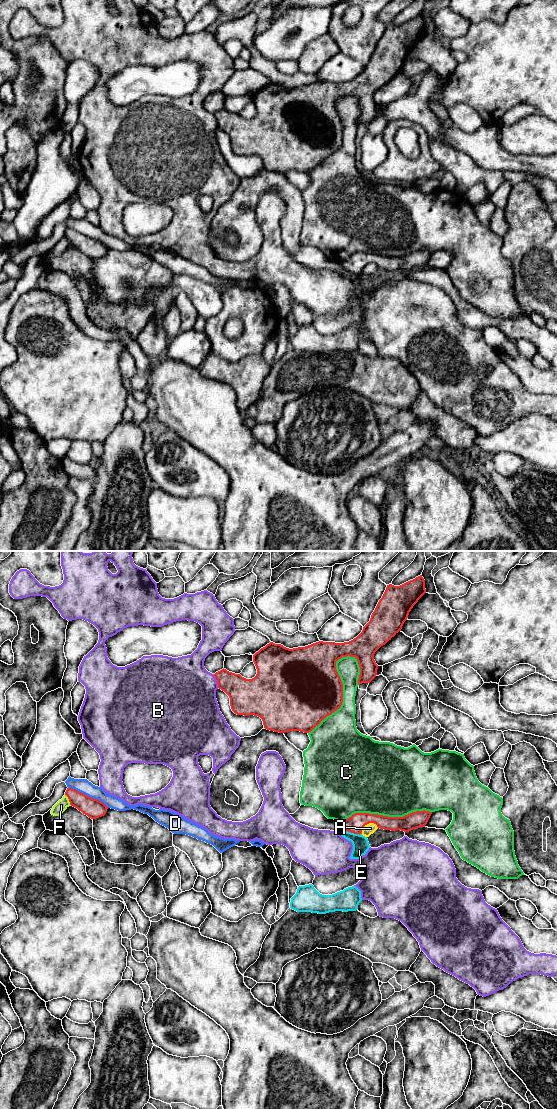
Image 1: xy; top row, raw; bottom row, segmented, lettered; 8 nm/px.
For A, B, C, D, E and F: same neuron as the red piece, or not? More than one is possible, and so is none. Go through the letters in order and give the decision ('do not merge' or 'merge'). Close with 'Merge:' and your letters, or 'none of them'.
A: do not merge
B: do not merge
C: do not merge
D: do not merge
E: do not merge
F: do not merge
Merge: none of them

